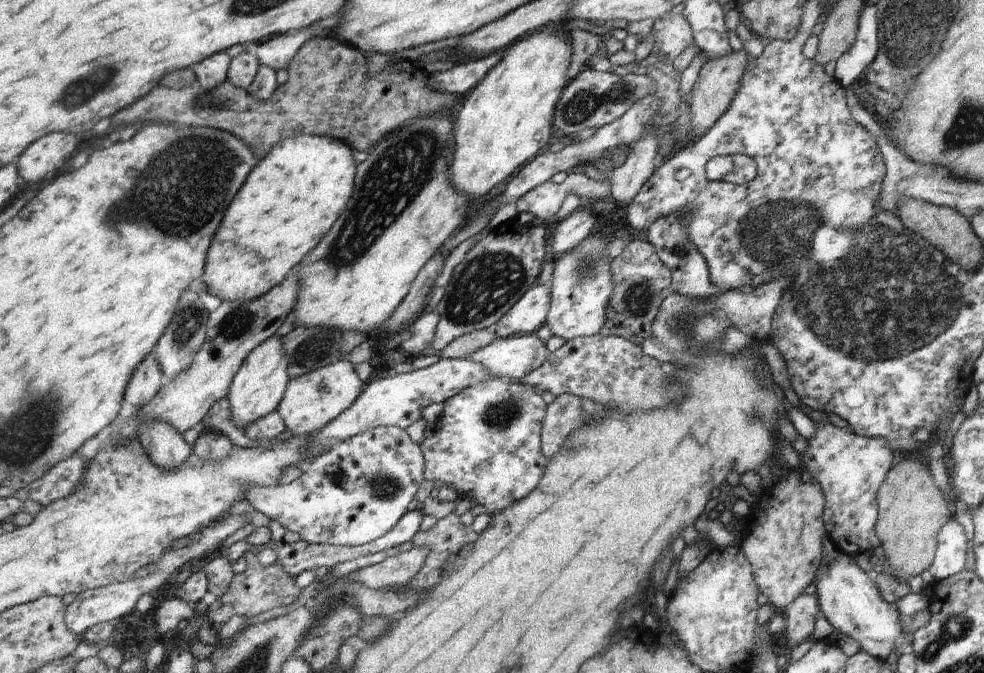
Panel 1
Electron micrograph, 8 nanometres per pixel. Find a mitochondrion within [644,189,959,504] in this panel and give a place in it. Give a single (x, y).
(684, 324)

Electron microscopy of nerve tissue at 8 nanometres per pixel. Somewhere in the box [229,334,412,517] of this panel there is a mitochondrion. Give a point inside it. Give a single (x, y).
(384, 487)

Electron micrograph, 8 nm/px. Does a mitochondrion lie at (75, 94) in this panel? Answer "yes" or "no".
yes

